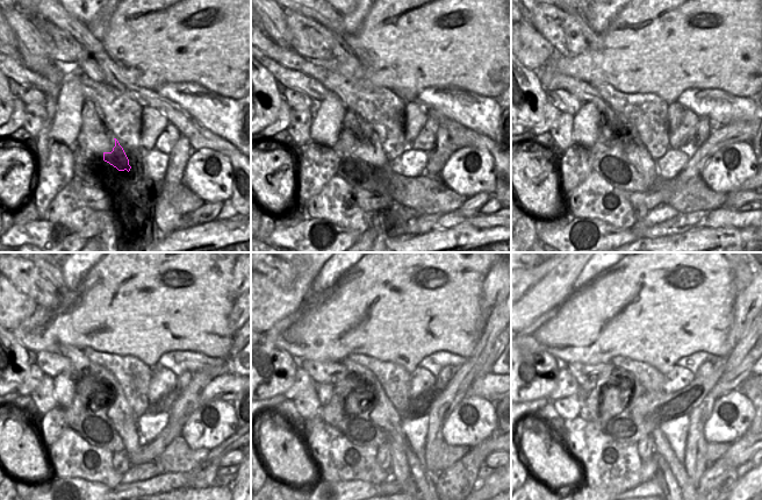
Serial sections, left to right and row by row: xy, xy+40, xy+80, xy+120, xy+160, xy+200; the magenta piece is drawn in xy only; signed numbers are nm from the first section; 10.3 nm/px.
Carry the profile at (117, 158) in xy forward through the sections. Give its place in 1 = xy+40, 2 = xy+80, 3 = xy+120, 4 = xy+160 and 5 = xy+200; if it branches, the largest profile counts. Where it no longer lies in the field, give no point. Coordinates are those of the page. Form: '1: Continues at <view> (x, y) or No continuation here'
1: Continues at xy+40 (378, 158)
2: Continues at xy+80 (639, 157)
3: Continues at xy+120 (122, 415)
4: Continues at xy+160 (385, 414)
5: Continues at xy+200 (671, 488).

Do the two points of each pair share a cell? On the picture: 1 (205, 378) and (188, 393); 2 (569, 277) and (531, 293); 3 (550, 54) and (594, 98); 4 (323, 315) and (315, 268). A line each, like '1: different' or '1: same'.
1: same
2: same
3: different
4: different

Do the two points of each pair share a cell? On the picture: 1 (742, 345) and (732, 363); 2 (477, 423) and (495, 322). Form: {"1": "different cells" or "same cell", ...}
{"1": "same cell", "2": "different cells"}

